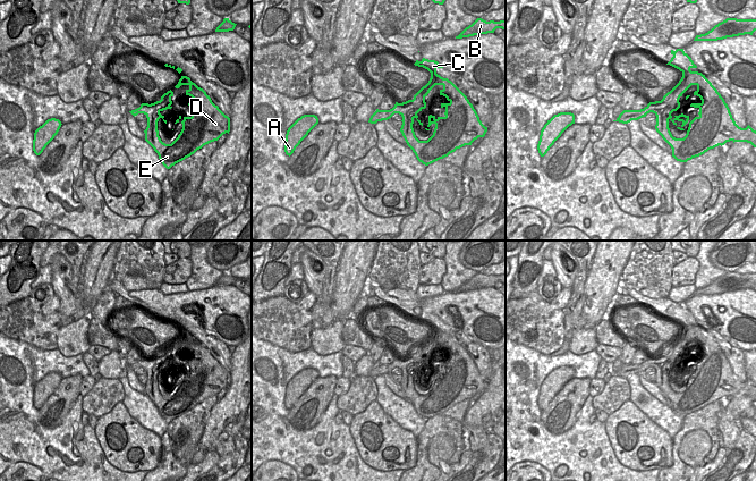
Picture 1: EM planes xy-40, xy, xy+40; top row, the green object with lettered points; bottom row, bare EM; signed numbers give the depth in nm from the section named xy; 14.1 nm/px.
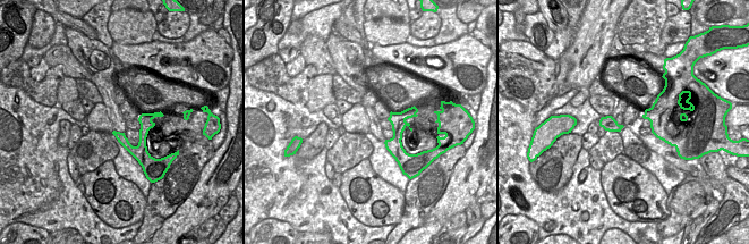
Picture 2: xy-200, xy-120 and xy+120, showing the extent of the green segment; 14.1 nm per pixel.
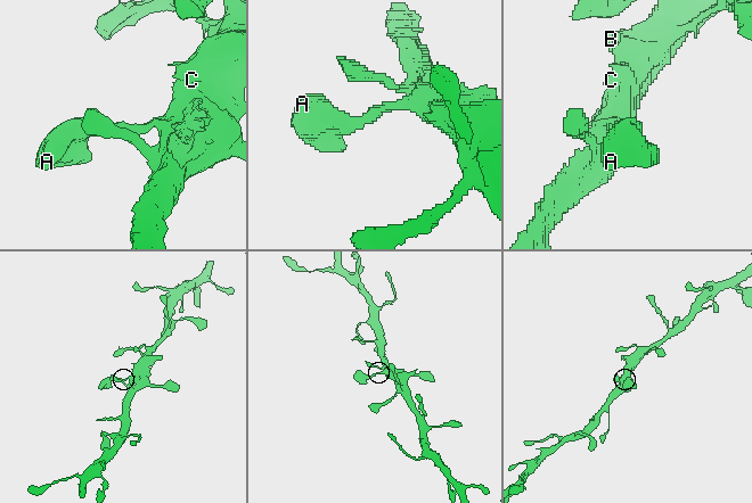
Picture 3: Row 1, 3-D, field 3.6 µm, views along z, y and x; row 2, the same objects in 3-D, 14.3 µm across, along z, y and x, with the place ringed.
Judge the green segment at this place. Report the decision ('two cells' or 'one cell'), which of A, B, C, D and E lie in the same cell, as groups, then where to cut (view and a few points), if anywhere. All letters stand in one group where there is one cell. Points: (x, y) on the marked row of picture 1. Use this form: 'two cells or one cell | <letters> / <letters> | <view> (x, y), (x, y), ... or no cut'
one cell | A B C D E | no cut

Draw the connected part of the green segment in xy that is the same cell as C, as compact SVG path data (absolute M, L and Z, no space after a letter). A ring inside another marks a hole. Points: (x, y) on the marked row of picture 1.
M423 58L421 61L416 60L414 65L431 73L428 83L414 95L413 100L402 103L396 102L390 110L376 109L368 123L376 124L399 113L402 117L400 132L407 145L419 162L428 166L448 157L457 149L472 145L478 137L484 137L487 127L482 124L467 96L451 81L436 74L438 68L443 68L438 61ZM435 85L443 86L440 90L440 95L445 96L449 101L441 103L441 108L445 108L445 116L436 118L430 115L425 129L430 130L428 127L434 124L433 135L427 141L419 141L413 128L414 119L417 119L417 113L426 108L425 98Z

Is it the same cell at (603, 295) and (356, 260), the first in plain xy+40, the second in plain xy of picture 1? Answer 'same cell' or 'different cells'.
same cell

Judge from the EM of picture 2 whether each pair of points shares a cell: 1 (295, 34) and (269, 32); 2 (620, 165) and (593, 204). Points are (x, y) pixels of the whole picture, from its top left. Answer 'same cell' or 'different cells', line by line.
1: different cells
2: different cells

